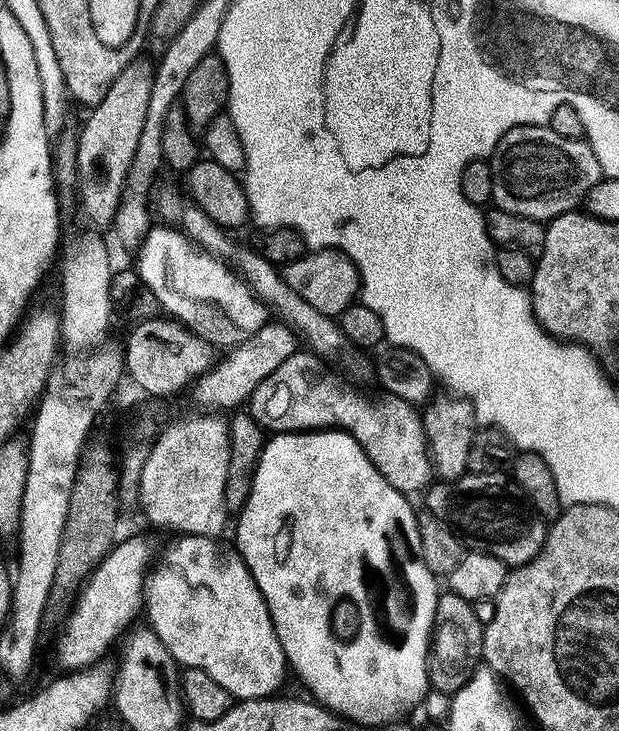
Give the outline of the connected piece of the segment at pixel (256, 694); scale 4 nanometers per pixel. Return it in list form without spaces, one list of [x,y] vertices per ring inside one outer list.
[[[181,535],[164,552],[146,584],[146,616],[156,637],[170,650],[177,665],[206,670],[220,686],[237,701],[259,700],[272,692],[284,680],[286,661],[276,637],[266,602],[244,565],[235,547],[223,544],[223,539],[211,536]]]

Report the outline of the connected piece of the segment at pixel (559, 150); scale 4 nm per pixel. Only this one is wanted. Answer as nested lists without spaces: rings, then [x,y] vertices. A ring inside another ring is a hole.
[[[542,124],[511,128],[496,144],[490,163],[494,174],[492,204],[541,222],[579,209],[588,191],[602,178],[600,163],[587,139],[562,138]]]

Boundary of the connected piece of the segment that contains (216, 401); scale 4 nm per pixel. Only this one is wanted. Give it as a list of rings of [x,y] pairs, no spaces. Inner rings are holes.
[[[270,320],[258,329],[252,336],[245,337],[239,341],[236,348],[232,349],[223,359],[222,357],[214,364],[212,369],[196,380],[193,390],[195,400],[208,410],[224,410],[220,408],[241,407],[252,395],[258,384],[274,372],[286,360],[300,348],[300,339],[296,332],[288,324],[280,320]]]

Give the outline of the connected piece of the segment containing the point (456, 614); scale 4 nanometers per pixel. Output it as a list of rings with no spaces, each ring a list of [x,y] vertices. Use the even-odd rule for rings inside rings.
[[[444,590],[437,595],[436,613],[432,623],[432,638],[428,650],[428,683],[433,689],[455,694],[464,686],[477,668],[481,667],[484,655],[484,625],[474,614],[472,601]]]

